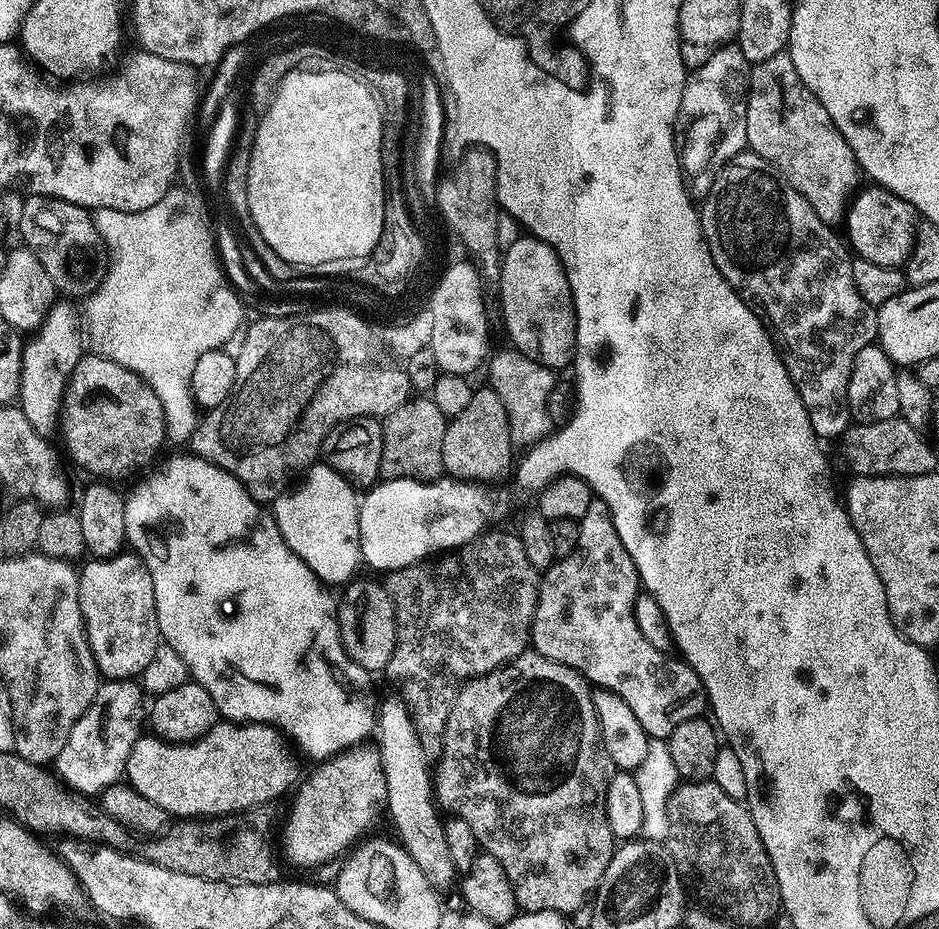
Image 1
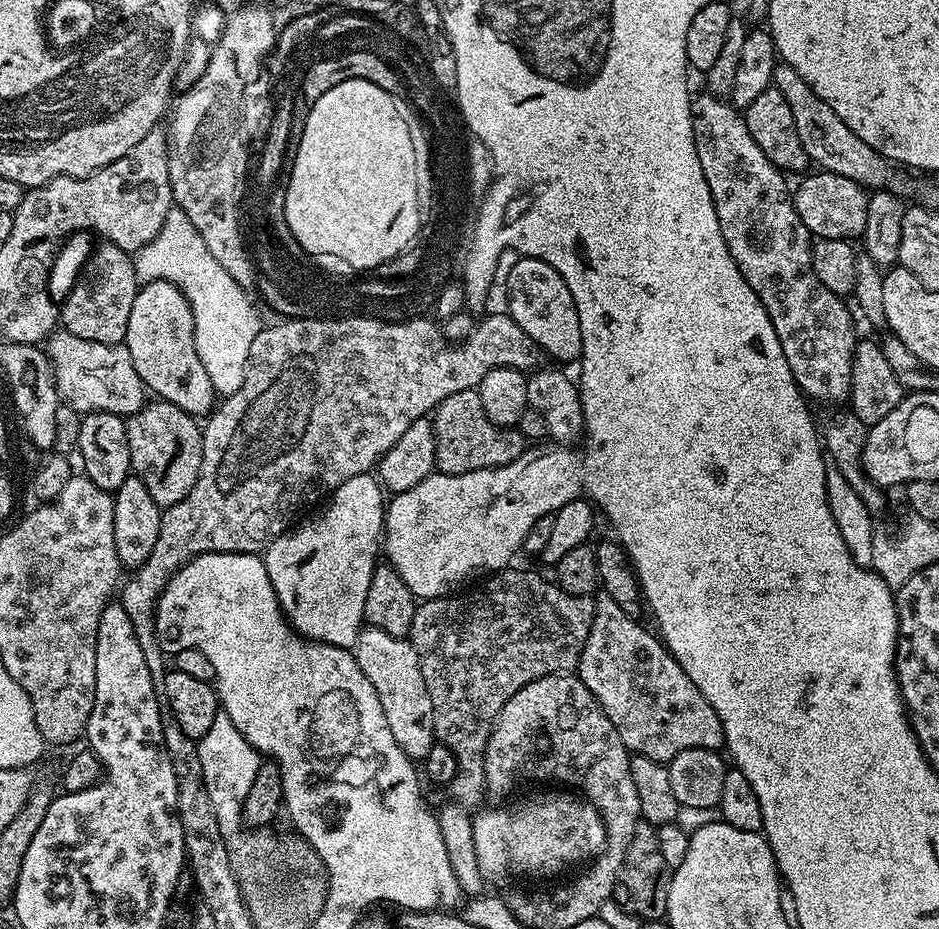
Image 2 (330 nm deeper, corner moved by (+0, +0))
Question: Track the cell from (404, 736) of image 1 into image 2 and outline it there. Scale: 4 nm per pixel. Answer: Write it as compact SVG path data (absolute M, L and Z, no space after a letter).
M364 626L356 639L354 655L362 674L370 678L370 686L374 686L378 702L382 702L382 714L386 714L386 726L390 726L394 742L398 742L398 746L408 755L409 760L423 761L424 756L430 754L437 739L438 721L432 714L430 694L426 690L420 659L411 639L391 636L386 634L386 630Z

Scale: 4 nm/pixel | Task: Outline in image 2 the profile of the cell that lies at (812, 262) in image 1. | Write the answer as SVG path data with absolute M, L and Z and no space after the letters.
M703 94L704 96L696 96L692 101L692 129L694 130L694 142L698 150L698 162L702 162L702 174L706 178L706 182L710 186L710 194L714 202L714 210L718 214L718 226L722 226L722 238L726 242L726 246L730 250L730 258L734 258L734 262L738 266L738 270L742 274L742 278L746 278L746 282L750 286L750 290L754 290L754 294L762 302L764 313L770 318L770 322L774 326L774 334L778 334L778 342L782 342L782 354L786 354L786 362L790 362L790 370L796 379L796 385L800 387L800 391L804 393L809 401L821 400L824 404L840 404L848 400L850 394L850 374L852 373L852 359L854 358L854 350L858 343L858 335L856 336L856 324L852 321L853 309L847 308L845 297L834 294L830 290L826 290L826 286L822 286L822 282L818 282L818 278L812 269L812 246L814 237L809 232L808 227L800 223L796 206L794 203L793 193L790 191L790 184L786 181L785 173L779 168L775 168L770 162L770 158L766 158L766 154L762 154L762 150L758 146L758 142L754 142L754 138L750 134L750 130L746 126L743 115L727 99L711 94Z

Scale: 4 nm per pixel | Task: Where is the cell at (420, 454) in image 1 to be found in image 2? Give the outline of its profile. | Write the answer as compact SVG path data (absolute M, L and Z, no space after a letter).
M475 388L450 394L450 398L436 405L430 419L434 430L435 471L446 474L470 474L470 470L506 466L526 451L523 433L515 427L498 426L490 422L490 418L486 418L486 410L482 410L482 398Z

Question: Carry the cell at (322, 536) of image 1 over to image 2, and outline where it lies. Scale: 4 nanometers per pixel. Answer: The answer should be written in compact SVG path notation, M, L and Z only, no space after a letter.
M363 472L354 478L346 478L346 482L342 482L342 486L331 493L327 504L328 509L321 516L316 516L305 524L297 523L291 530L277 536L263 549L262 559L266 574L270 574L280 609L284 611L284 617L293 630L305 640L351 649L365 623L366 590L370 590L370 578L382 552L386 496L377 477Z

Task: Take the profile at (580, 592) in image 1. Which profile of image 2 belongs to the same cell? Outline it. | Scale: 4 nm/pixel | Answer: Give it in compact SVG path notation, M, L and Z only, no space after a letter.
M600 594L595 597L595 602L594 618L580 655L578 675L590 694L594 694L594 698L600 703L606 718L614 722L614 730L618 730L618 738L622 738L629 753L667 765L668 761L682 754L682 750L723 749L726 737L714 706L710 706L710 702L702 698L702 690L698 690L698 686L690 682L680 663L664 647L663 639L655 631L647 632L642 625L636 624L640 622L627 616L618 607L618 602L614 602L614 598Z

